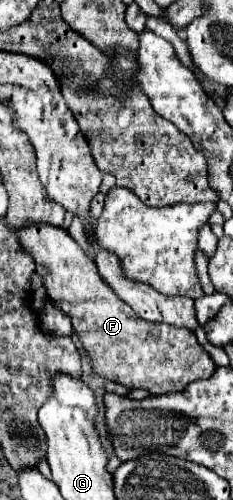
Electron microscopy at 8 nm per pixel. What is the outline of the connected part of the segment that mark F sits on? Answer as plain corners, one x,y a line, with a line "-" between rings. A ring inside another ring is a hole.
30,225
16,233
20,243
34,255
36,273
44,279
48,297
72,319
74,333
80,337
96,375
122,383
128,389
146,389
152,395
182,391
192,381
212,377
216,365
198,345
196,335
188,329
158,325
136,317
130,305
102,281
94,259
64,229

